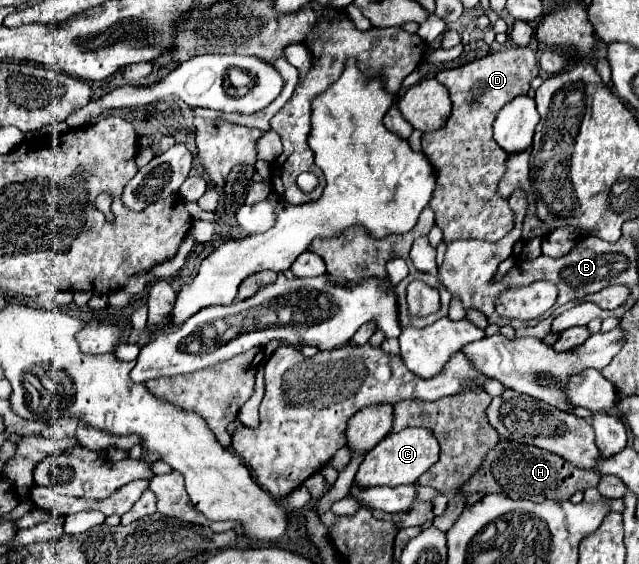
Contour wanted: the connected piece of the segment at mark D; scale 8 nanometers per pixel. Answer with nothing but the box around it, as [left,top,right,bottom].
[422,46,571,244]

